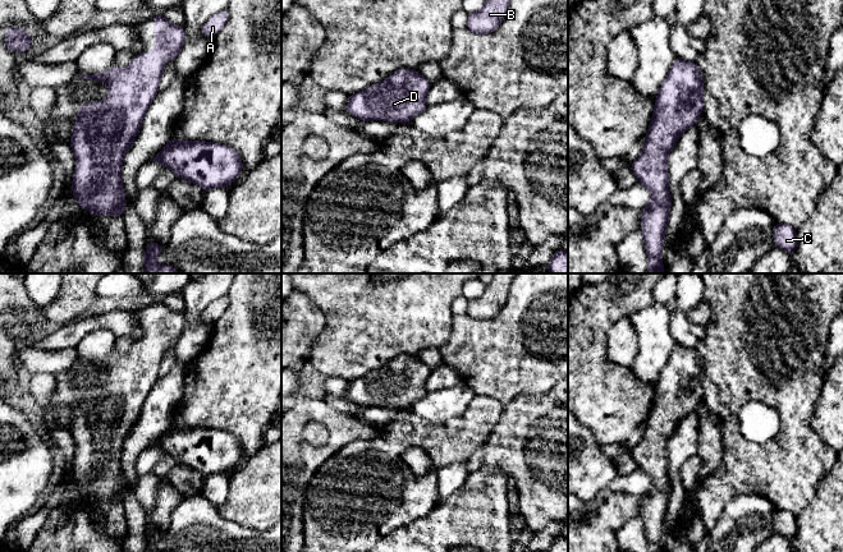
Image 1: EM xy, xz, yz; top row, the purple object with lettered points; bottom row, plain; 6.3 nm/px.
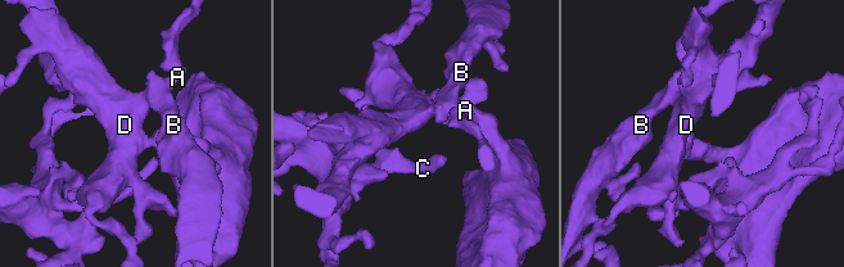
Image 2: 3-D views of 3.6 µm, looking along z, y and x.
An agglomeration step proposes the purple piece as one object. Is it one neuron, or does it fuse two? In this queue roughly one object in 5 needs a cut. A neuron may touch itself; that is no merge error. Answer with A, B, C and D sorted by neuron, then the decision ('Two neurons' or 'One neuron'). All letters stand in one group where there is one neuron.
Groups: A B C D. One neuron

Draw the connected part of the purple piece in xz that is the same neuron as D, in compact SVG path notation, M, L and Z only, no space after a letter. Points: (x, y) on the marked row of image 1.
M398 69L385 80L351 95L344 110L359 120L411 124L426 107L429 80L417 70Z

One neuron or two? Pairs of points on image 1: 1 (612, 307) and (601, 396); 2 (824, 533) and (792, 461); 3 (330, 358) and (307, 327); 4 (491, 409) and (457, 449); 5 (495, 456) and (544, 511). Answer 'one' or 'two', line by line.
1: one
2: two
3: two
4: one
5: one

